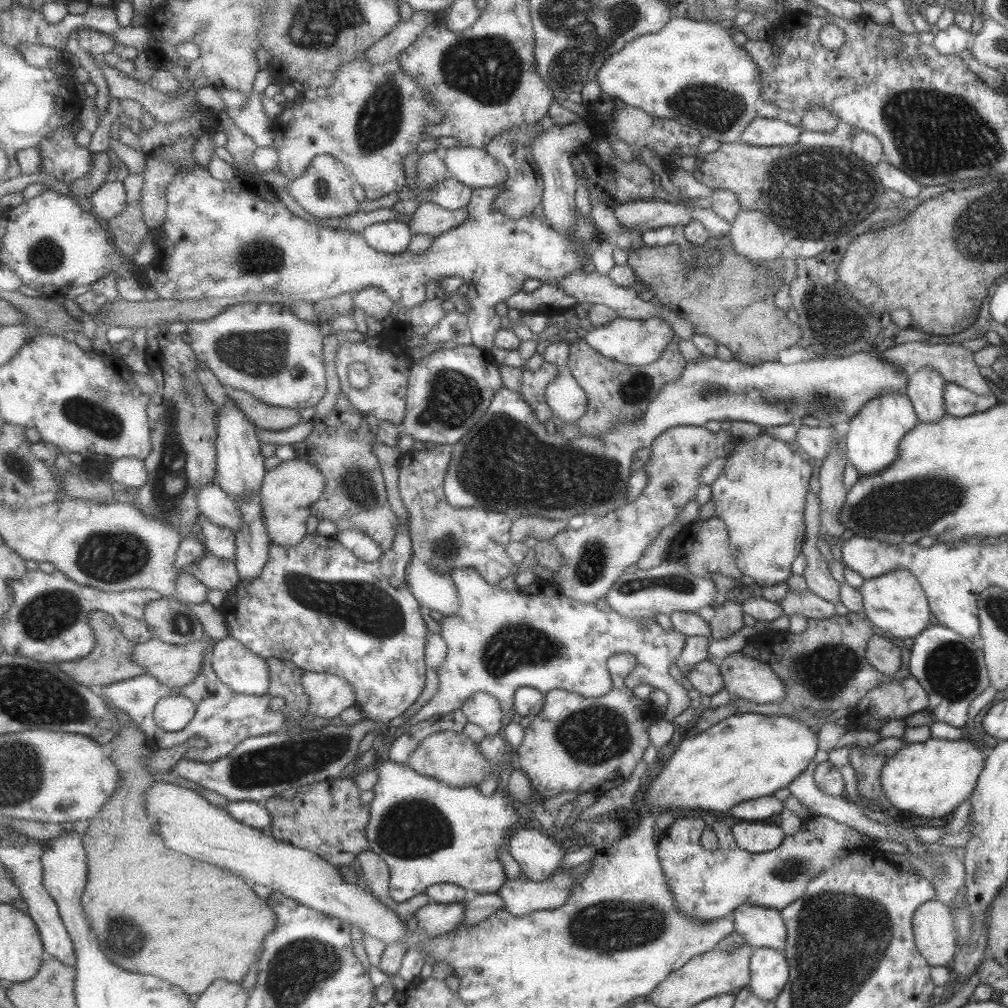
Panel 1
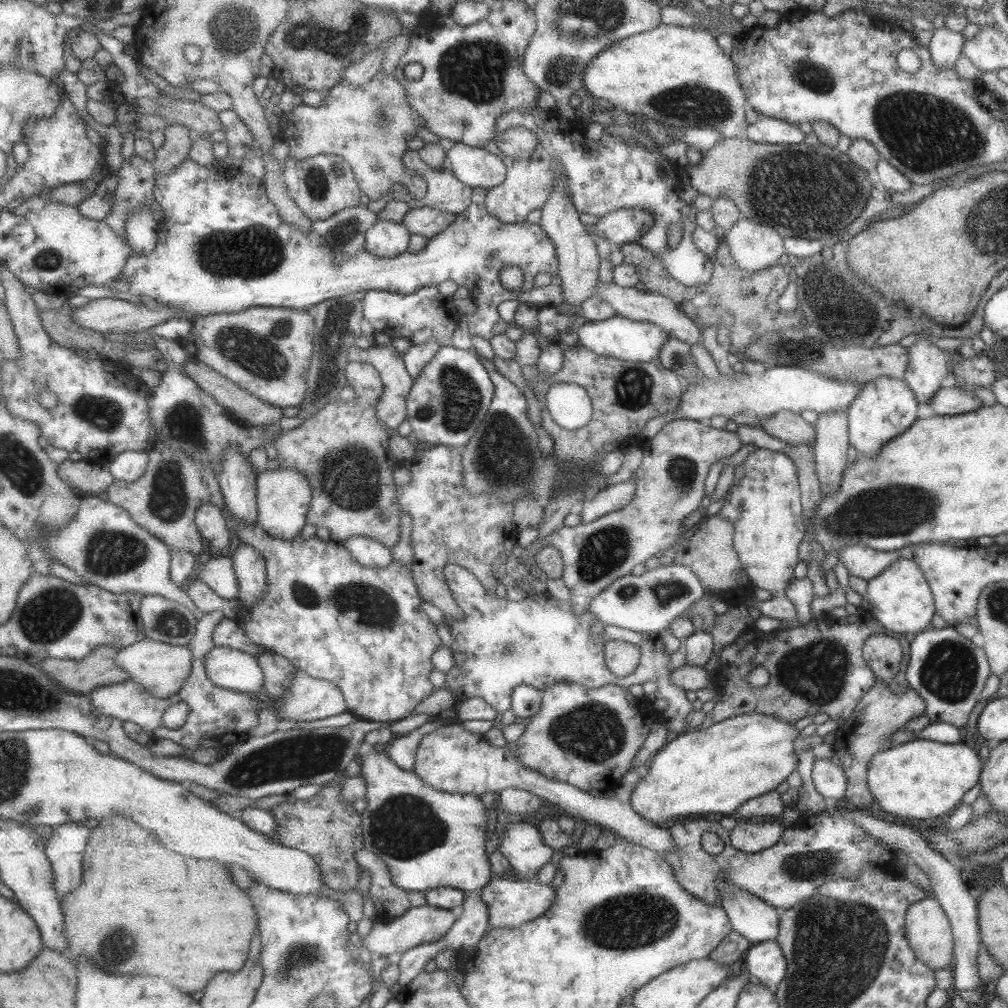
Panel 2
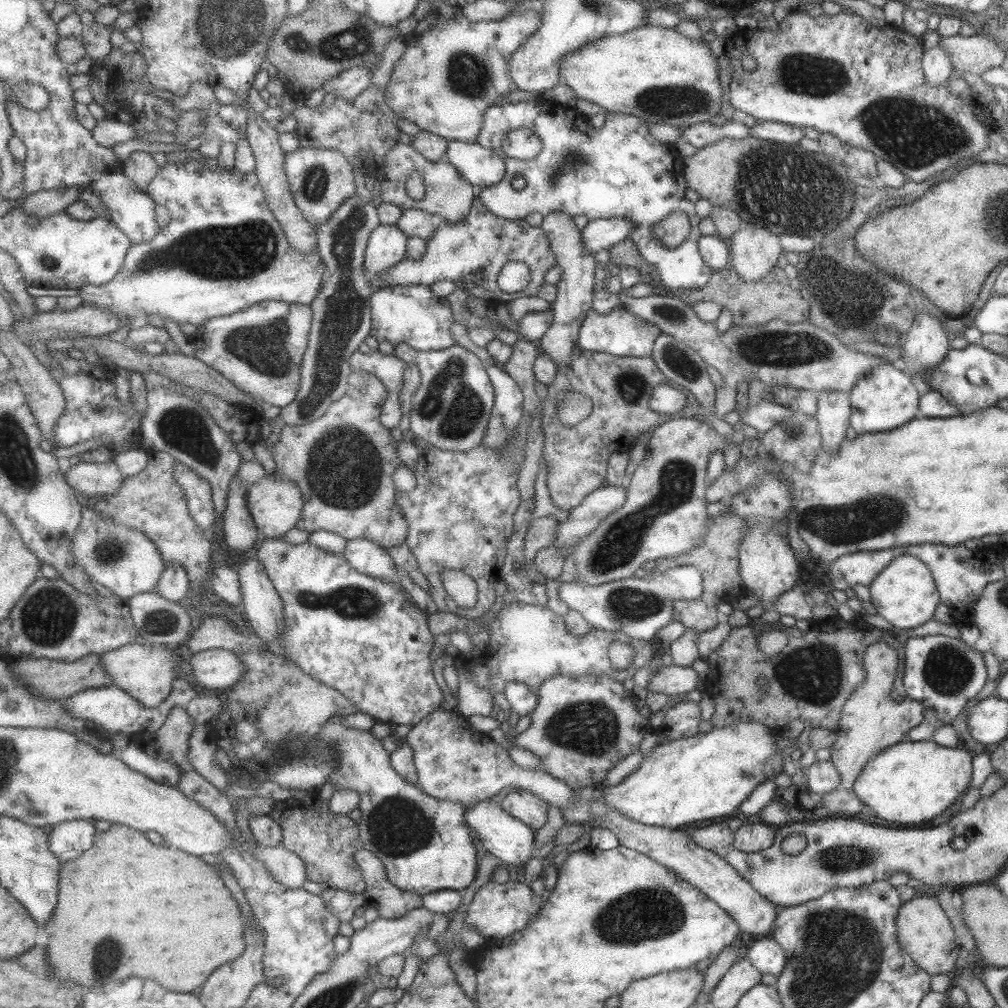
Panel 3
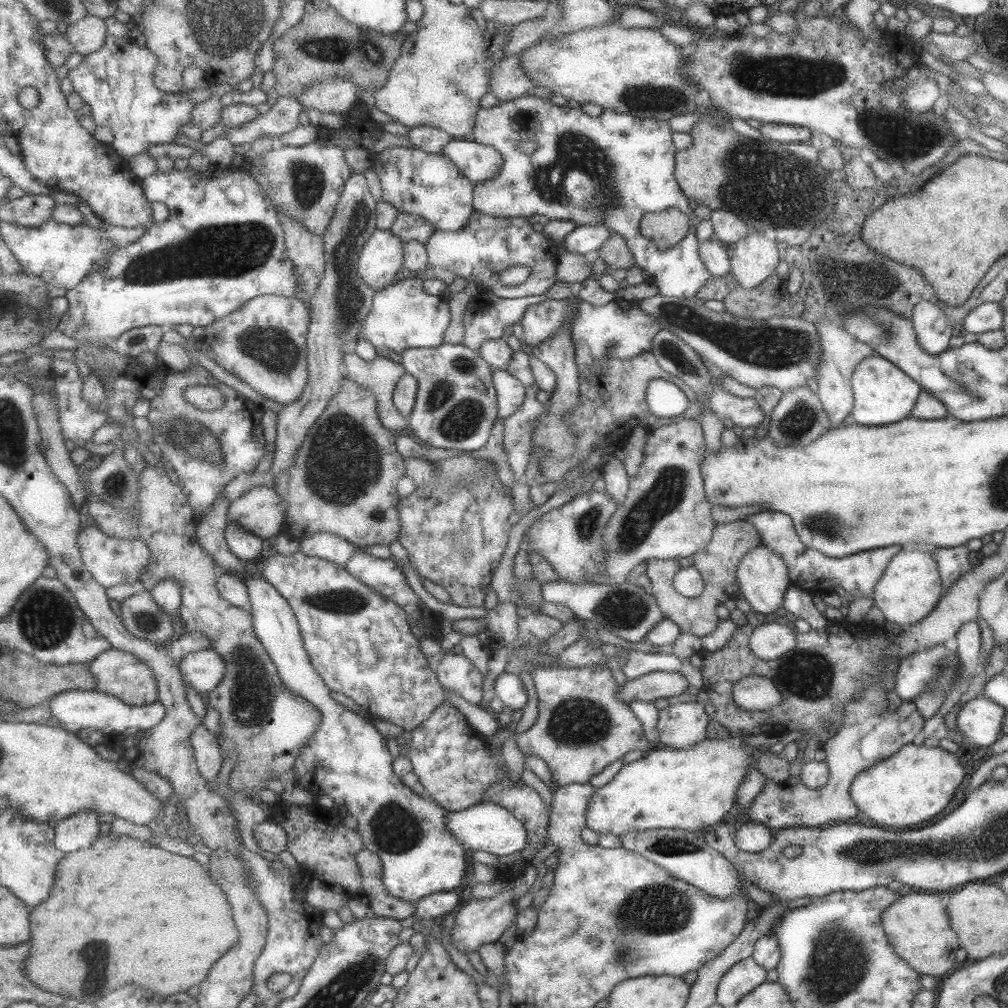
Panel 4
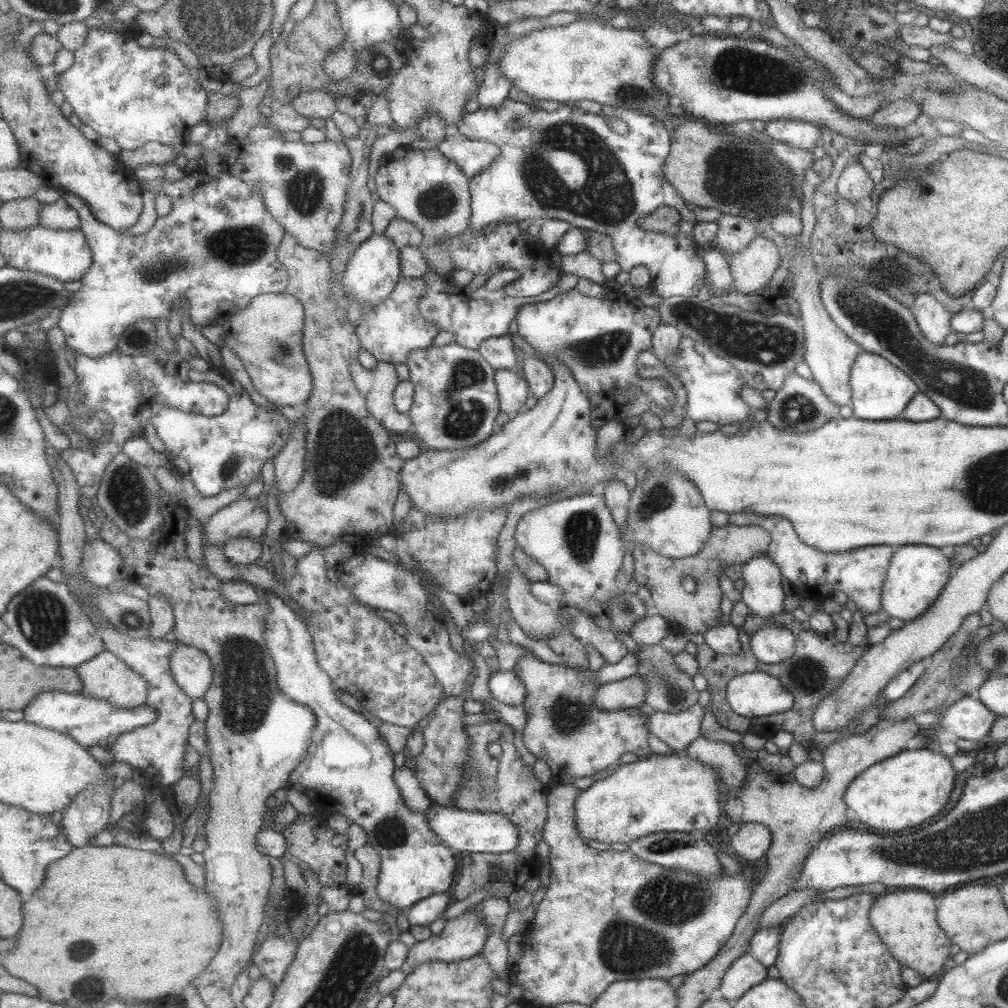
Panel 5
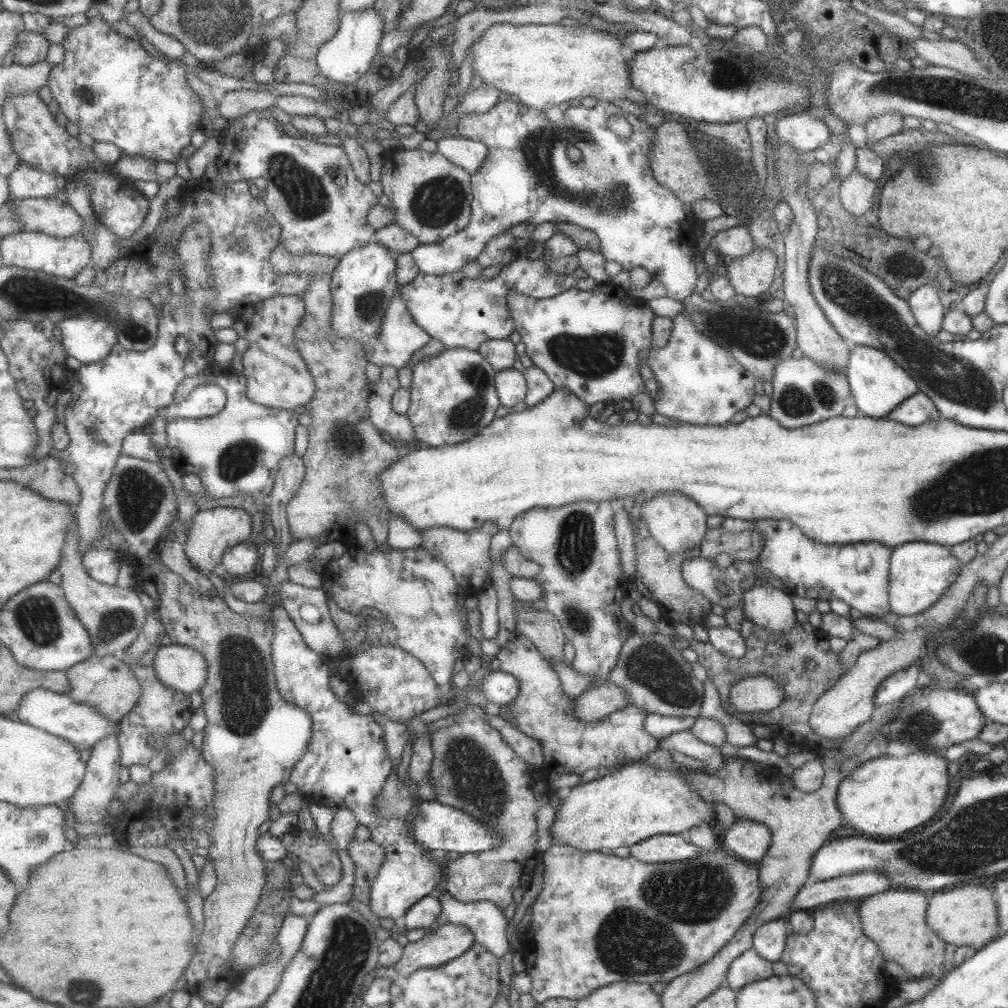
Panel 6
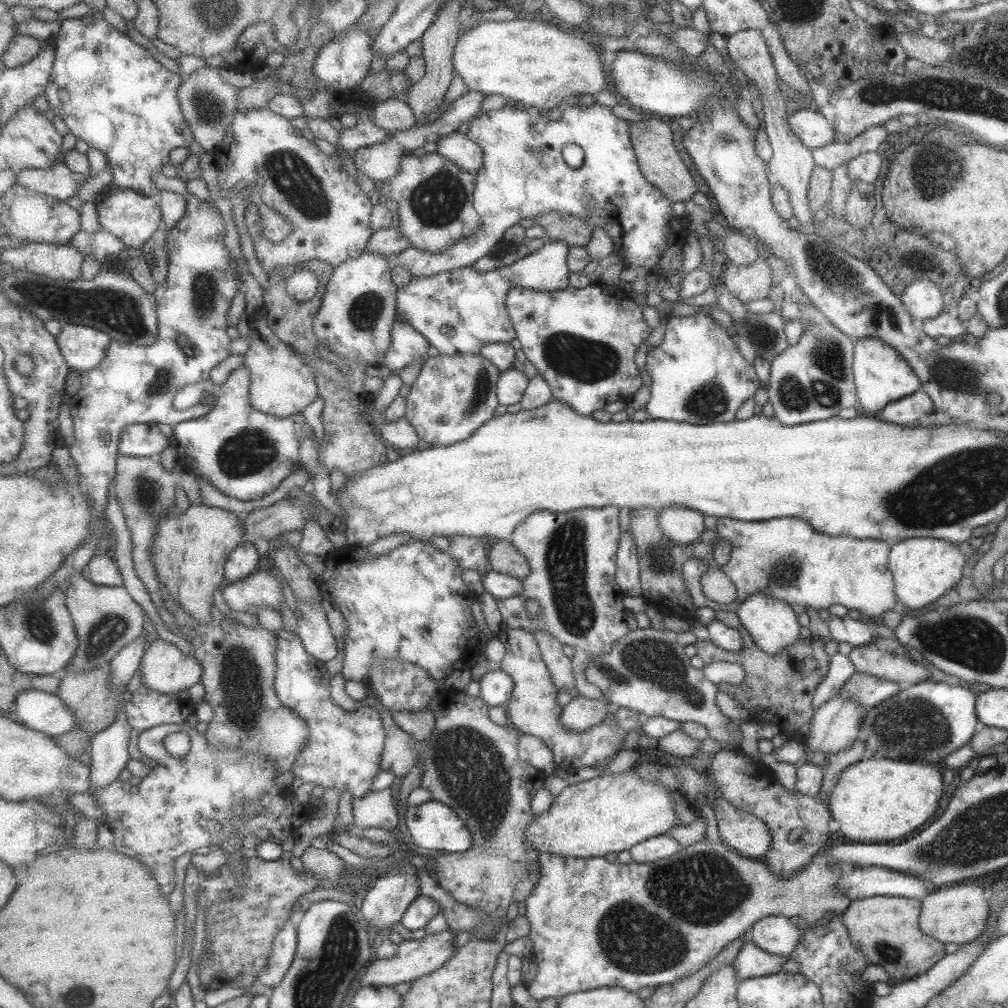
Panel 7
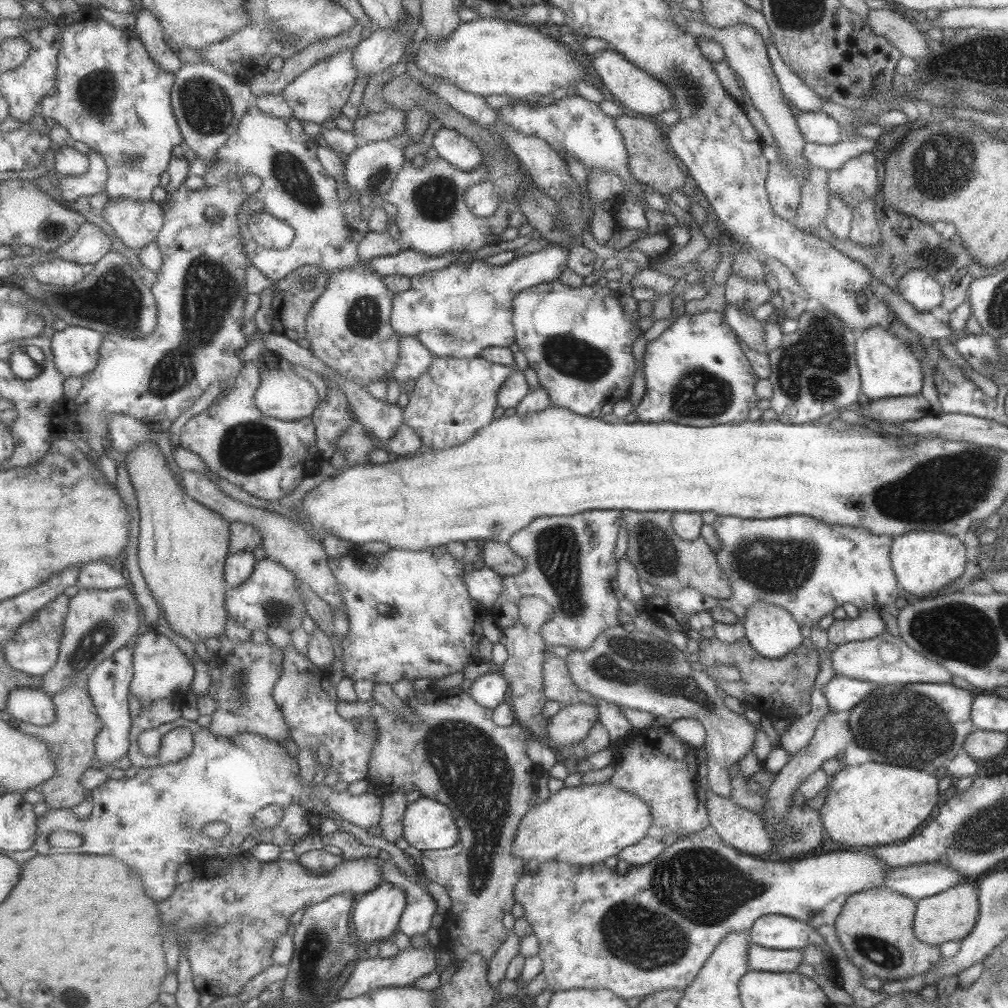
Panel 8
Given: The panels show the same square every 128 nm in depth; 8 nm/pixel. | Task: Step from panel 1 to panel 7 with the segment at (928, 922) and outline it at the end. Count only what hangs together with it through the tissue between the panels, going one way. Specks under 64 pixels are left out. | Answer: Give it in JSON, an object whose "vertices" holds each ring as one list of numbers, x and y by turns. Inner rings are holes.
{"vertices":[[885,895,851,899,839,917,851,946,866,958,868,964,877,964,886,972,887,978,898,979,925,972,945,954,942,942,918,929,919,913,919,898]]}

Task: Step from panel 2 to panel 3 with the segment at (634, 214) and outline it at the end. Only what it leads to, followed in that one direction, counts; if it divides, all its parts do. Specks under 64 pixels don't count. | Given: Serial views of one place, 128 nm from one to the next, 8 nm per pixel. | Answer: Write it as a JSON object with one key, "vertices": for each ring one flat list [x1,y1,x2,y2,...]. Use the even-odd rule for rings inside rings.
{"vertices":[[626,218,593,219,581,228,581,243,589,253,597,253,609,249,621,240,628,238,630,230,634,227]]}

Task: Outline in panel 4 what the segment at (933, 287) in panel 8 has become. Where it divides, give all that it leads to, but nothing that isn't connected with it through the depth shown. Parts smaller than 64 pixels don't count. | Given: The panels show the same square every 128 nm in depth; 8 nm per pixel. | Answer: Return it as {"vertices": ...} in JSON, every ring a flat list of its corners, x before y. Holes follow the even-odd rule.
{"vertices":[[928,300,916,302,912,306,910,319,917,342,927,354,939,354,948,347,951,324,936,304]]}

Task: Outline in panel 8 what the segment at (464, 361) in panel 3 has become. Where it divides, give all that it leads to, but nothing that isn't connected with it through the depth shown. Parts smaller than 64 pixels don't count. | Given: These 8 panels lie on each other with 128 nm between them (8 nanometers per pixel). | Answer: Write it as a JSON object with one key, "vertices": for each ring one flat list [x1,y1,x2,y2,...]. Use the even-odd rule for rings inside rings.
{"vertices":[[435,356,432,368,416,381,416,386,410,393,410,403,407,408,404,408,404,424,412,426,417,434,421,435,426,449,439,451,461,446,495,420,495,410,499,408,498,398,501,388,517,370,517,365,507,366,491,362,482,356,471,360]]}

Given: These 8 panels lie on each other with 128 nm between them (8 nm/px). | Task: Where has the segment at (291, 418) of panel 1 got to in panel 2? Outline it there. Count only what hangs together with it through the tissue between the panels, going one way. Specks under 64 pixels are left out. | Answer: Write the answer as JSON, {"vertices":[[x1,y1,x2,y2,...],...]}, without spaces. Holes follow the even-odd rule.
{"vertices":[[190,358,184,364,184,373,209,393,225,409,229,409,240,421,258,427,277,423,283,418,283,410,250,394,236,382,213,370,200,360]]}

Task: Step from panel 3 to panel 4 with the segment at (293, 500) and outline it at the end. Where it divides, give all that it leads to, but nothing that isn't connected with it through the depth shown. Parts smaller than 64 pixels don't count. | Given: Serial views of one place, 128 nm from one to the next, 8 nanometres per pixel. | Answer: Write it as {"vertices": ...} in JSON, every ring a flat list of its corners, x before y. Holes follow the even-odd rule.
{"vertices":[[255,487,229,507,229,522,236,522,263,539,283,532,287,503,275,488]]}

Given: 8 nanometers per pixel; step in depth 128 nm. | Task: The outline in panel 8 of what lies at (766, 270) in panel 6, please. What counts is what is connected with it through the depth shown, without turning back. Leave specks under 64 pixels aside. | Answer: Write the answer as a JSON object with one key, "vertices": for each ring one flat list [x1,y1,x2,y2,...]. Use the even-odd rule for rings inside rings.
{"vertices":[[731,273,724,282,724,302,735,305,745,314,751,315,757,306,768,302,771,296,769,280,743,280]]}

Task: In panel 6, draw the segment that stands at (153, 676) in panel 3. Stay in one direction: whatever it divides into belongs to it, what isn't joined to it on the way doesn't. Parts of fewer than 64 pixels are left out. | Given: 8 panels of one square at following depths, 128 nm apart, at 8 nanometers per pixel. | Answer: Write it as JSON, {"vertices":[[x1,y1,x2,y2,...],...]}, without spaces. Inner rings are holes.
{"vertices":[[110,655,107,657,91,657,66,671,69,682,71,698,80,701,81,704,94,706,105,719,121,723,140,701,143,689,140,679,136,677,133,668,123,662,122,656]]}

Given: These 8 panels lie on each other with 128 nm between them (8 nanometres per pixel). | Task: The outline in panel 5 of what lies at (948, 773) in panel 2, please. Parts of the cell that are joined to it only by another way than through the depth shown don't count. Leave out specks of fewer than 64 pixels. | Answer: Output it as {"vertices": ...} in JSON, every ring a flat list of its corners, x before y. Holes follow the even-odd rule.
{"vertices":[[935,748,903,749,862,770,846,786,843,802,852,817,871,830,897,832,917,826,941,812,957,774,949,758]]}

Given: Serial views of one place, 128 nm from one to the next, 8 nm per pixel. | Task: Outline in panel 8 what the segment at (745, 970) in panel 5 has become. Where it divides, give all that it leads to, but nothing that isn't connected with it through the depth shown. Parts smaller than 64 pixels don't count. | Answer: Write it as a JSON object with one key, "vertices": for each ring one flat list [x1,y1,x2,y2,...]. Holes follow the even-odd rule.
{"vertices":[[753,942,747,949,748,970,765,972,793,972,802,963,801,950,775,950,759,946]]}

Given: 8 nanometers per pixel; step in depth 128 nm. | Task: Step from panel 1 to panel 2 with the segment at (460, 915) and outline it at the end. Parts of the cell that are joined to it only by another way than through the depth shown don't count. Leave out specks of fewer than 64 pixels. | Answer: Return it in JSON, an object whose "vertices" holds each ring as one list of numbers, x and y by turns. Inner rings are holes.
{"vertices":[[427,904,425,906,413,907,404,915,394,917,391,922,389,920,387,922,373,921,371,931,361,938,363,946,360,950,367,949,371,957,375,956,375,954,378,954,378,956,399,957,416,946,443,938,455,924,459,914,458,911,435,908]]}

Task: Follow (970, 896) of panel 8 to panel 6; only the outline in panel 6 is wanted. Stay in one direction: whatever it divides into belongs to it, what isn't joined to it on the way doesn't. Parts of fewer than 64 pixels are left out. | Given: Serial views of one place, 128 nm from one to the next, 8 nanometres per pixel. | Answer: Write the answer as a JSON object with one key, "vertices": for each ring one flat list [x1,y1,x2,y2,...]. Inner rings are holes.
{"vertices":[[961,886,928,895,926,925,943,941,958,946,980,949,996,935,994,893,979,886]]}

